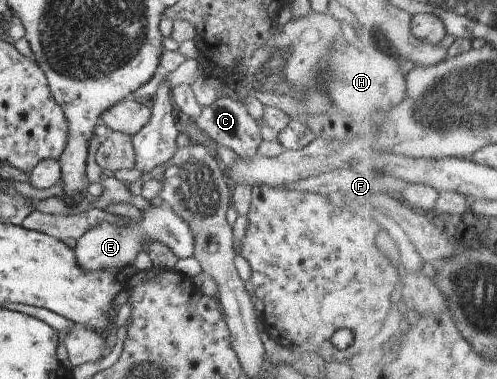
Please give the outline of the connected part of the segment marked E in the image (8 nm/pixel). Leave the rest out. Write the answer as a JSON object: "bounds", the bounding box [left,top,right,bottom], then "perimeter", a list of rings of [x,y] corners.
{"bounds":[73,203,194,272],"perimeter":[[[163,203],[160,206],[150,205],[148,210],[142,212],[140,221],[127,219],[125,225],[120,221],[118,224],[101,224],[88,229],[76,240],[73,248],[74,262],[82,272],[130,270],[130,265],[139,250],[144,251],[144,246],[151,241],[166,245],[177,259],[185,259],[193,253],[194,239],[188,225]]]}

